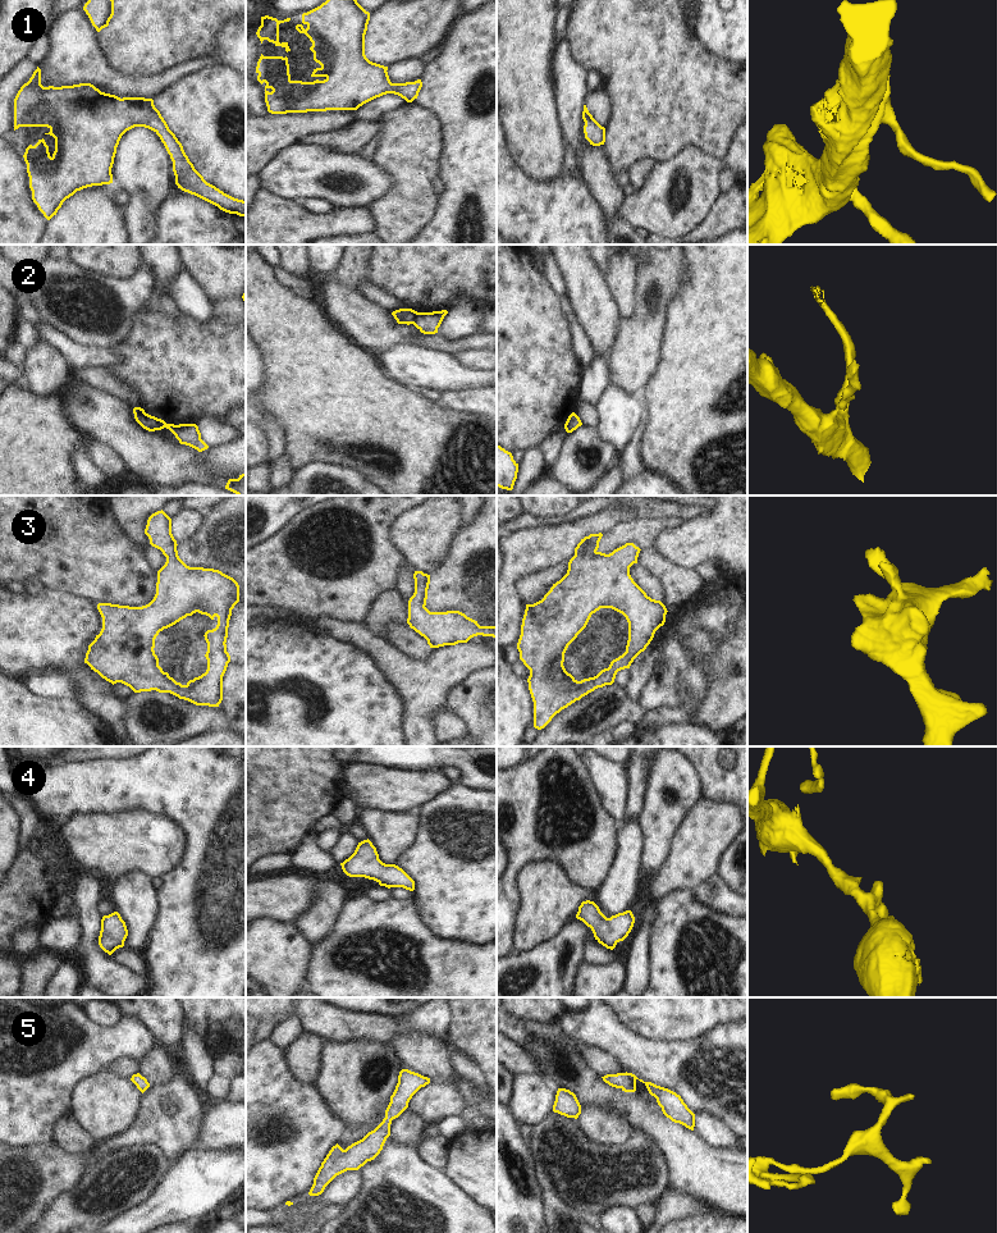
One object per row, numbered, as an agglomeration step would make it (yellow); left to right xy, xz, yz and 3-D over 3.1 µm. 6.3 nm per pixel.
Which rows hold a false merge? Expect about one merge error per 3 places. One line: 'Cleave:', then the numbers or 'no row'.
Cleave: 2

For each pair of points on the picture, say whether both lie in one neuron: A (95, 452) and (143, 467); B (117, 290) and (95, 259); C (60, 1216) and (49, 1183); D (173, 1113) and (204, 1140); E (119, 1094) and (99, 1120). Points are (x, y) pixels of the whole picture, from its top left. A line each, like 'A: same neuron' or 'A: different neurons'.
A: different neurons
B: different neurons
C: different neurons
D: different neurons
E: same neuron

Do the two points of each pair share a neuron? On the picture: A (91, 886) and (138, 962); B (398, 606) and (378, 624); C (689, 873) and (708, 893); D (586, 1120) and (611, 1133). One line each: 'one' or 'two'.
A: two
B: one
C: two
D: one

